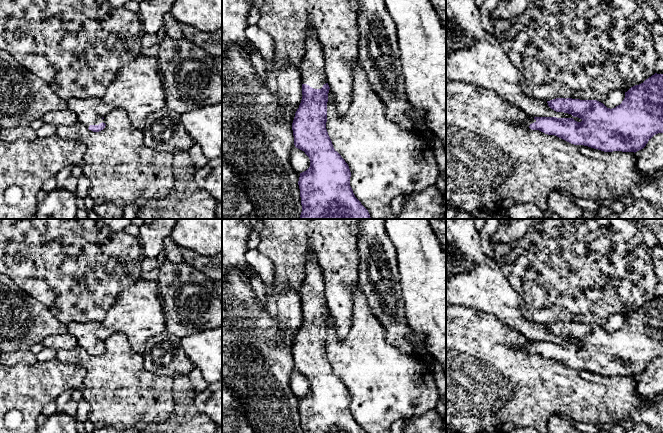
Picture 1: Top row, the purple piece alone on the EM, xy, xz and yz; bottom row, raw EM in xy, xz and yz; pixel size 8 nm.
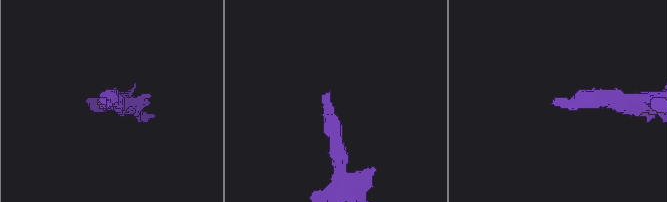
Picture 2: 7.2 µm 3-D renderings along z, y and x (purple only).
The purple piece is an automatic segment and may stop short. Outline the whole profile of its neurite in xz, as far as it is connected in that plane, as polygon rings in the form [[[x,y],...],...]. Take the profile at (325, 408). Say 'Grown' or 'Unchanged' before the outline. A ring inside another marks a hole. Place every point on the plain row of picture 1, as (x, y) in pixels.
Grown. [[[311,256],[307,259],[306,275],[302,283],[300,297],[302,300],[302,324],[295,337],[292,347],[294,369],[305,376],[310,383],[310,391],[300,397],[298,409],[300,413],[302,433],[366,433],[355,421],[350,410],[351,396],[348,388],[341,379],[334,373],[332,365],[326,353],[327,326],[329,309],[325,296],[324,278],[315,259]]]

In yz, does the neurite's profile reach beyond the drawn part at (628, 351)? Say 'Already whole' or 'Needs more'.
Needs more

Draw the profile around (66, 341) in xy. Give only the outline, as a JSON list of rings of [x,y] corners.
[[[64,333],[46,337],[42,344],[44,347],[51,348],[56,352],[59,350],[70,350],[78,345],[78,339],[71,334]]]

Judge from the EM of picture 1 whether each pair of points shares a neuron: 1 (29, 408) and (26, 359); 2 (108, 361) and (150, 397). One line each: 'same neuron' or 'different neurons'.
1: different neurons
2: same neuron

